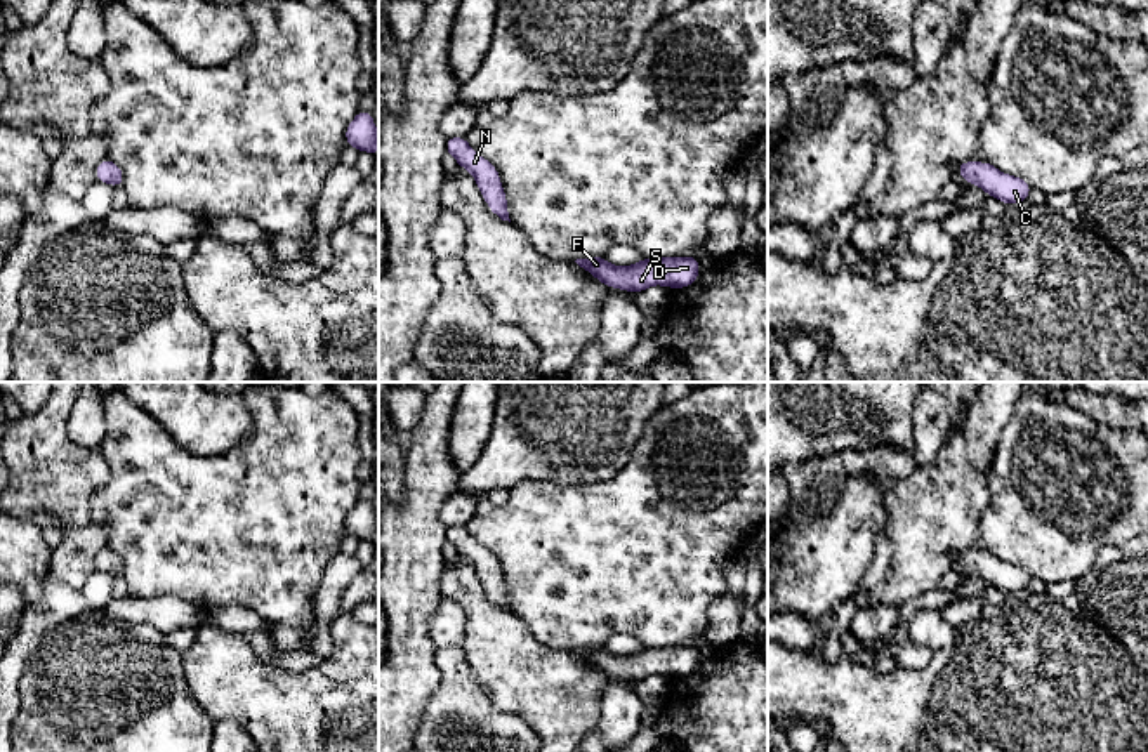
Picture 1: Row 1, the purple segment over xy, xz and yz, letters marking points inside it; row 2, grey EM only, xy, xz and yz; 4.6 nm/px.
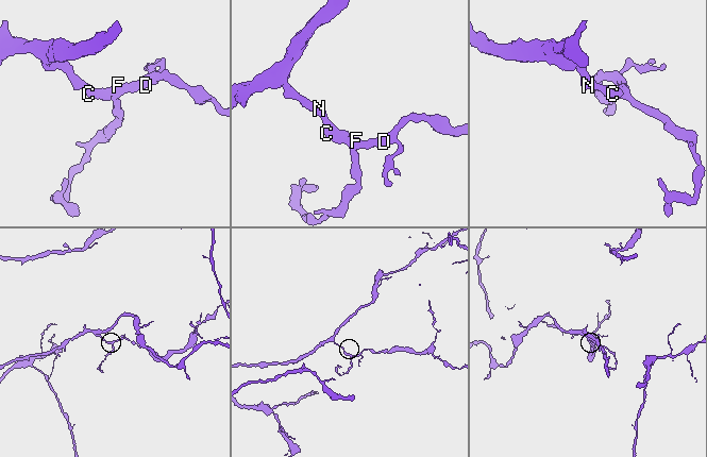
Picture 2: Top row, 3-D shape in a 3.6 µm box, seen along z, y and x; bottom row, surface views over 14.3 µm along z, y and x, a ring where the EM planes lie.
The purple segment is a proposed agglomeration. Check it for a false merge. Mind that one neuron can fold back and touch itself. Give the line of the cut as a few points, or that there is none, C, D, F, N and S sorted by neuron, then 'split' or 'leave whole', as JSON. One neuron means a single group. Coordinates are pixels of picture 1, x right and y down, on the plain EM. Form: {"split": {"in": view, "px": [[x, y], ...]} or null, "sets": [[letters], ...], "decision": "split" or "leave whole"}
{"split": null, "sets": [["C", "D", "F", "N", "S"]], "decision": "leave whole"}

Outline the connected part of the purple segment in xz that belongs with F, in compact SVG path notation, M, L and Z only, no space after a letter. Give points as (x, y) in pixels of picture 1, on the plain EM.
M688 644L658 648L643 646L632 655L613 655L604 646L582 646L575 651L603 674L627 679L634 684L653 674L686 677L696 670L700 662L698 648Z

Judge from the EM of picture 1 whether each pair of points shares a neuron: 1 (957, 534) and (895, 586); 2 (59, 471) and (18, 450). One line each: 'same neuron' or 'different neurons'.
1: same neuron
2: same neuron

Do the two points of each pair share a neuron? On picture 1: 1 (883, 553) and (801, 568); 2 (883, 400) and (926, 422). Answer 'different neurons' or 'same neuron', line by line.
1: different neurons
2: different neurons

